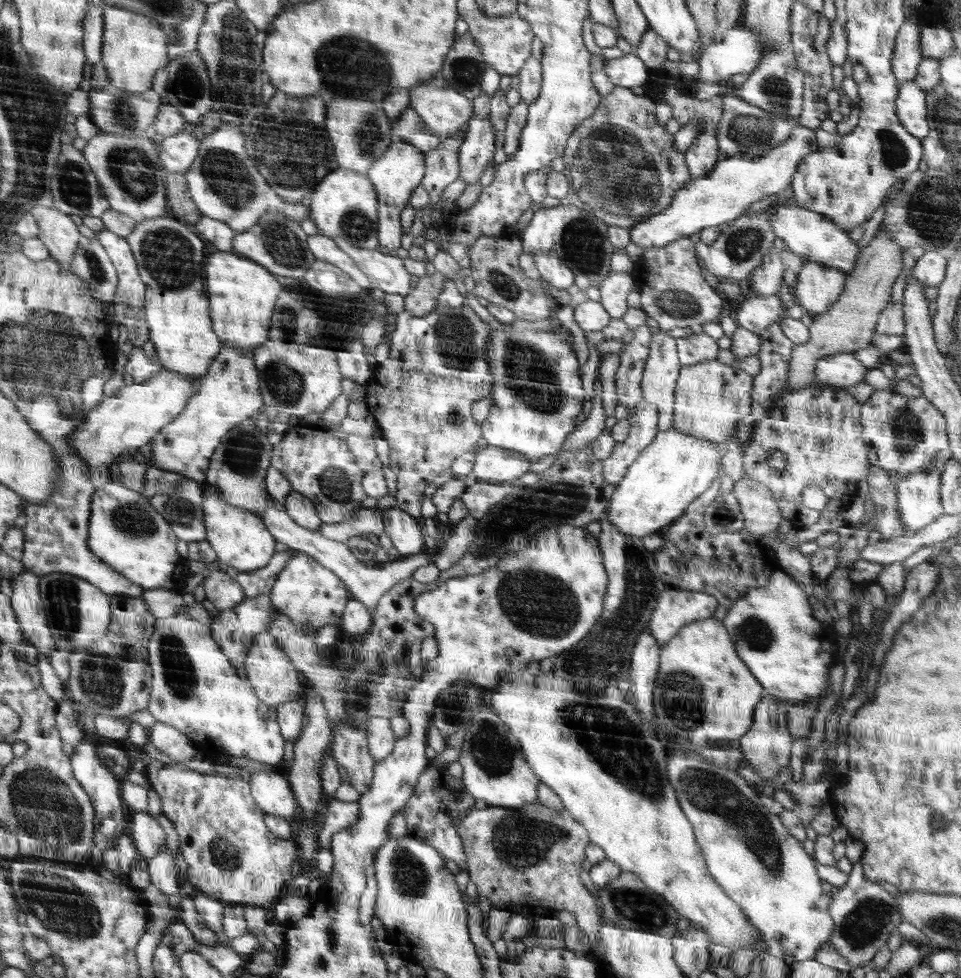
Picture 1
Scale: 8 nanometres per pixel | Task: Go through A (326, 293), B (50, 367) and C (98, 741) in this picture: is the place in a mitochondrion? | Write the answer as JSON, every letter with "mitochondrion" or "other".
{"A":"other","B":"mitochondrion","C":"other"}

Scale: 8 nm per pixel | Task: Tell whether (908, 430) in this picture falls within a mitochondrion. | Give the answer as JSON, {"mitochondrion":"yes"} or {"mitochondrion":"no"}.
{"mitochondrion":"yes"}

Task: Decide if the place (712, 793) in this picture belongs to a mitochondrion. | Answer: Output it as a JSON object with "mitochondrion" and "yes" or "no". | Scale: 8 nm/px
{"mitochondrion":"yes"}

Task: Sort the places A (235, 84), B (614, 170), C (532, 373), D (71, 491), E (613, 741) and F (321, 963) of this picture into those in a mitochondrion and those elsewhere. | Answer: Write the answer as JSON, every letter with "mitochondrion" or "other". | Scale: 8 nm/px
{"A":"mitochondrion","B":"mitochondrion","C":"mitochondrion","D":"other","E":"mitochondrion","F":"other"}

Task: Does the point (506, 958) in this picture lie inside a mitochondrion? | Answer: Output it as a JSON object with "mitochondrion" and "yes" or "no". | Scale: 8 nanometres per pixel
{"mitochondrion":"no"}

